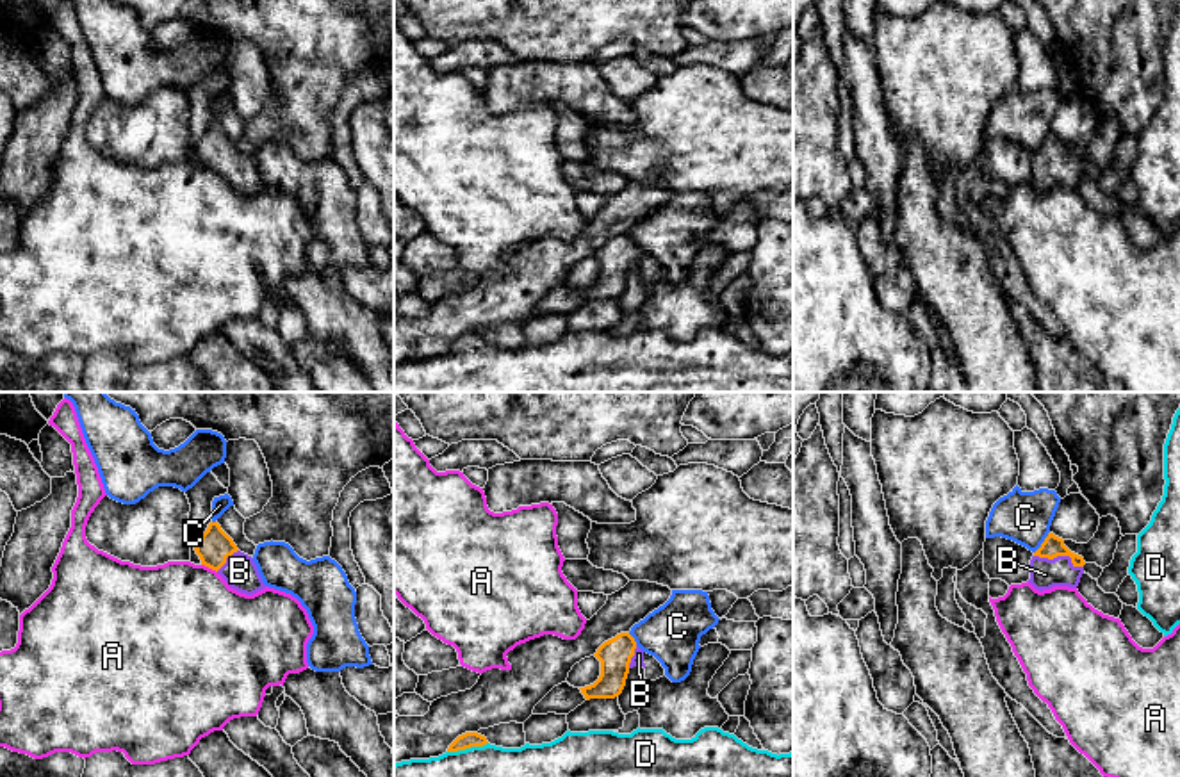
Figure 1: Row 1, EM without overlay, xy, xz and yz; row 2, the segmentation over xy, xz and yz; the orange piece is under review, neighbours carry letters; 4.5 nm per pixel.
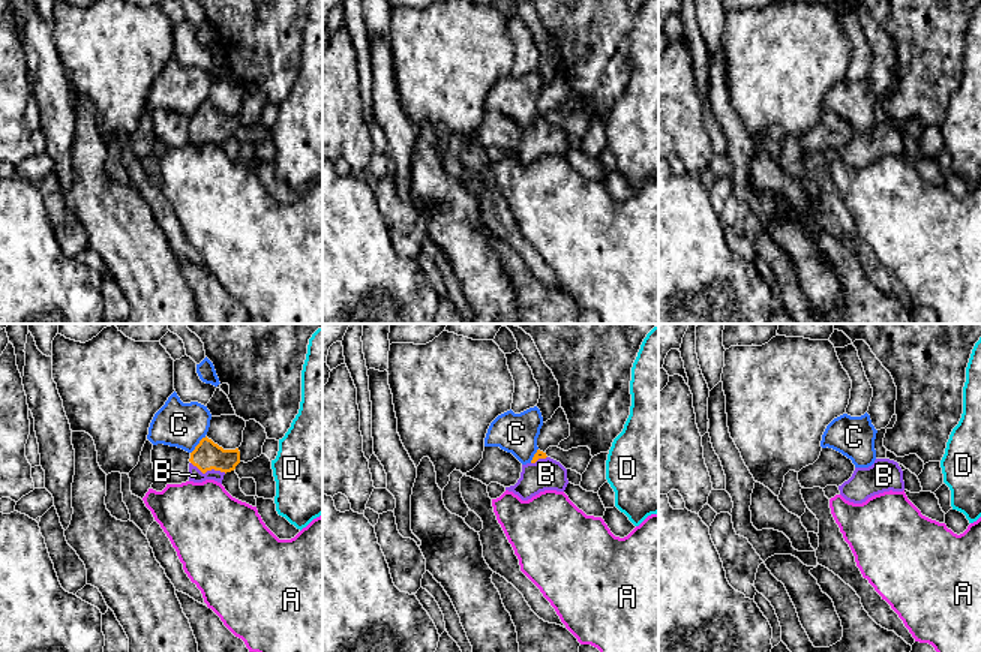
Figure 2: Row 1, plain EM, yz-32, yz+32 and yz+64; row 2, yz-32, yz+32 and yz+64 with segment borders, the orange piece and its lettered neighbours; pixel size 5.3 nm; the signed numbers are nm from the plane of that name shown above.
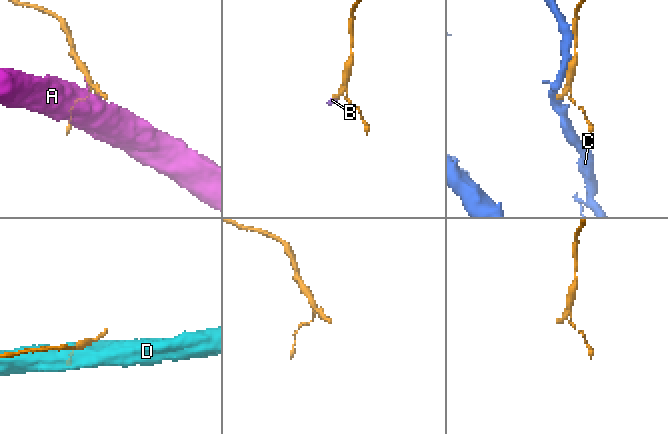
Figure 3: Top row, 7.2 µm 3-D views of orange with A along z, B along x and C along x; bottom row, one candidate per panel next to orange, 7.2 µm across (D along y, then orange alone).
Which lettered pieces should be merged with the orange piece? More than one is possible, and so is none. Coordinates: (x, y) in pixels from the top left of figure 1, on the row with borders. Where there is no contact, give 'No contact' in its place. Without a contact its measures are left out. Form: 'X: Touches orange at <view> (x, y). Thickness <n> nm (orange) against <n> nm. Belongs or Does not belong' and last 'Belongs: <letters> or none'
A: Touches orange at xy (209, 567). Thickness 150 nm (orange) against 480 nm. Does not belong
B: Touches orange at yz (1059, 555). Thickness 90 nm (orange) against 140 nm. Belongs
C: Touches orange at yz (1043, 542). Thickness 90 nm (orange) against 240 nm. Does not belong
D: Touches orange at xz (467, 747). Thickness 70 nm (orange) against 140 nm. Does not belong
Belongs: B

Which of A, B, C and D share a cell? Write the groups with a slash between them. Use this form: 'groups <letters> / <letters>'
groups A / B / C / D

